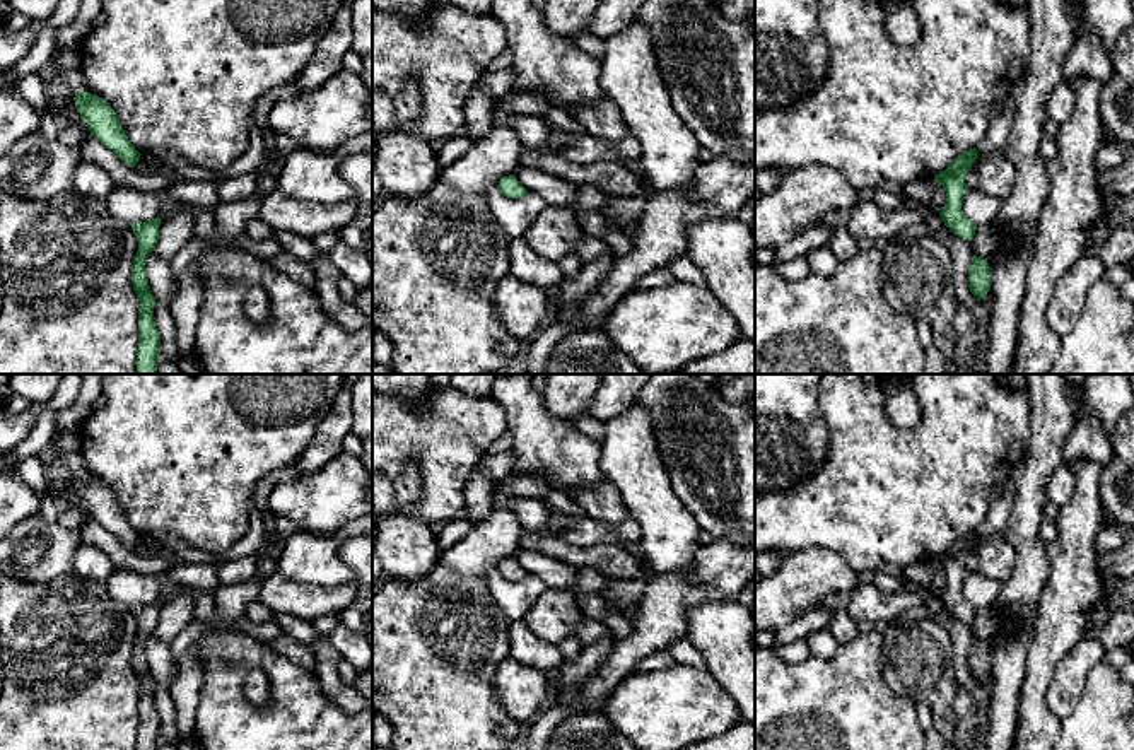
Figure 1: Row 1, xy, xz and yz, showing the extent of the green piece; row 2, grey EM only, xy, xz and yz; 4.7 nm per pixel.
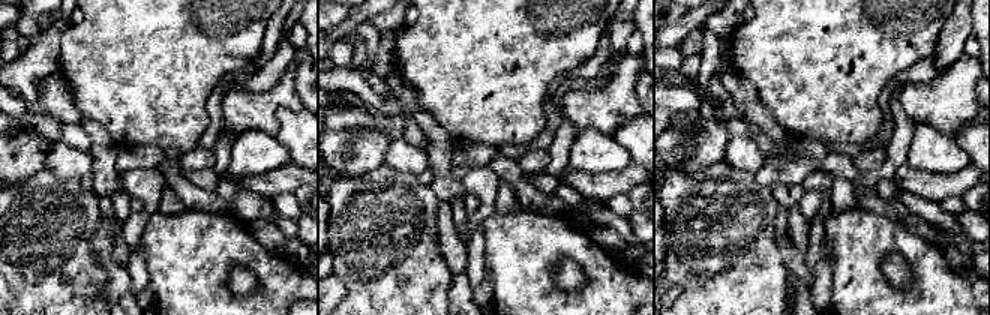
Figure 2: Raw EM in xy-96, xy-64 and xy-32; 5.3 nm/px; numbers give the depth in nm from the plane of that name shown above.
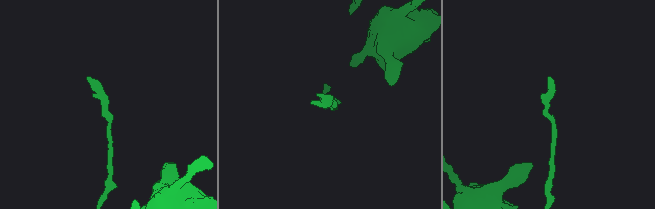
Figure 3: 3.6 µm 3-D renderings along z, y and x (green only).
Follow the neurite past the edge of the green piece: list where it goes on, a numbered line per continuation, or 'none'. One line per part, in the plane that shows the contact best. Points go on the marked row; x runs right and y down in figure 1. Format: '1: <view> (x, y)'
none

